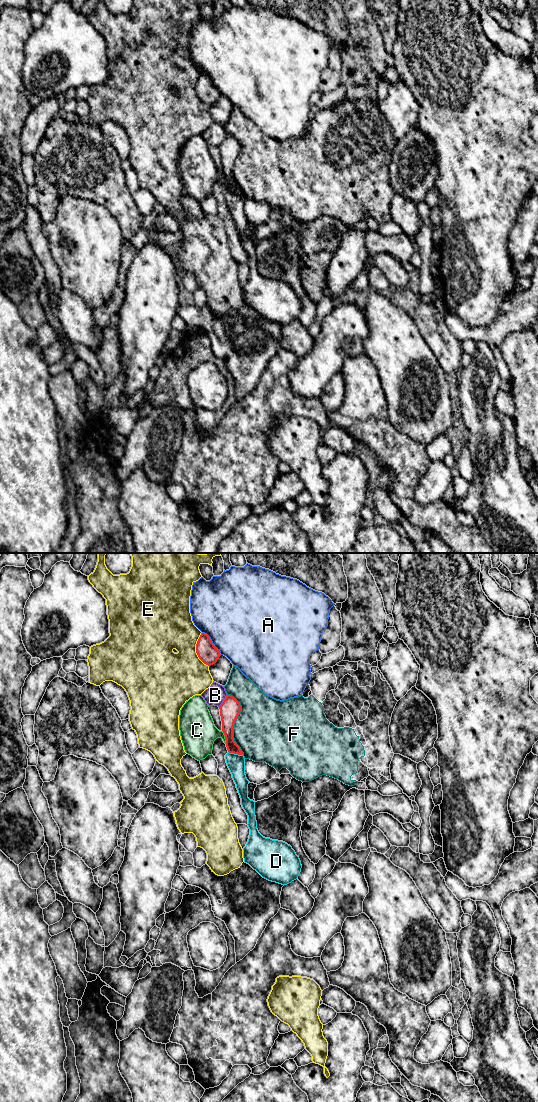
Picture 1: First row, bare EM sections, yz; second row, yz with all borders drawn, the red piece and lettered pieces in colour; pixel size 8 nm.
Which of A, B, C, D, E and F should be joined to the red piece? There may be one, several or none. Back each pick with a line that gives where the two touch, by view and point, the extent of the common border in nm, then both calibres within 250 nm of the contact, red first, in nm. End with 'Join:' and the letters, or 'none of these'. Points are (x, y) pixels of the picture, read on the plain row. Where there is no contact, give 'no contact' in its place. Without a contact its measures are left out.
Join: none of these

